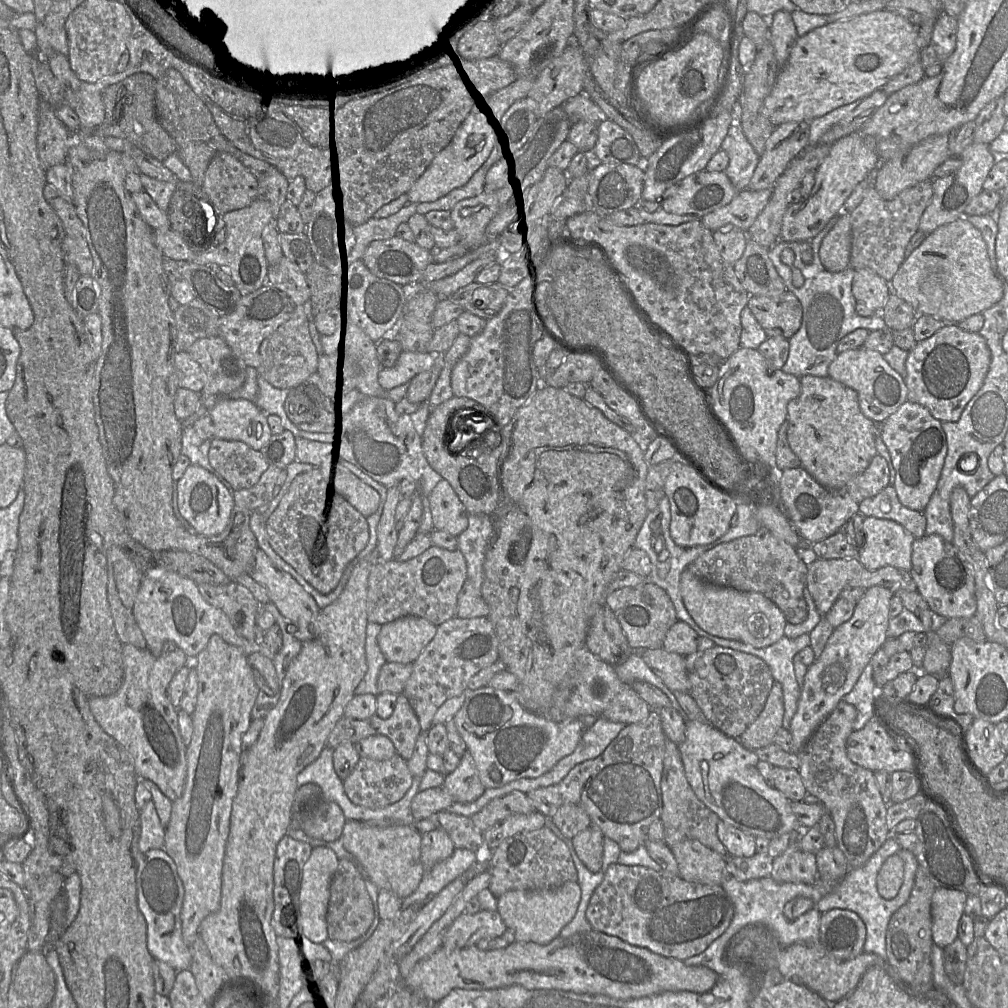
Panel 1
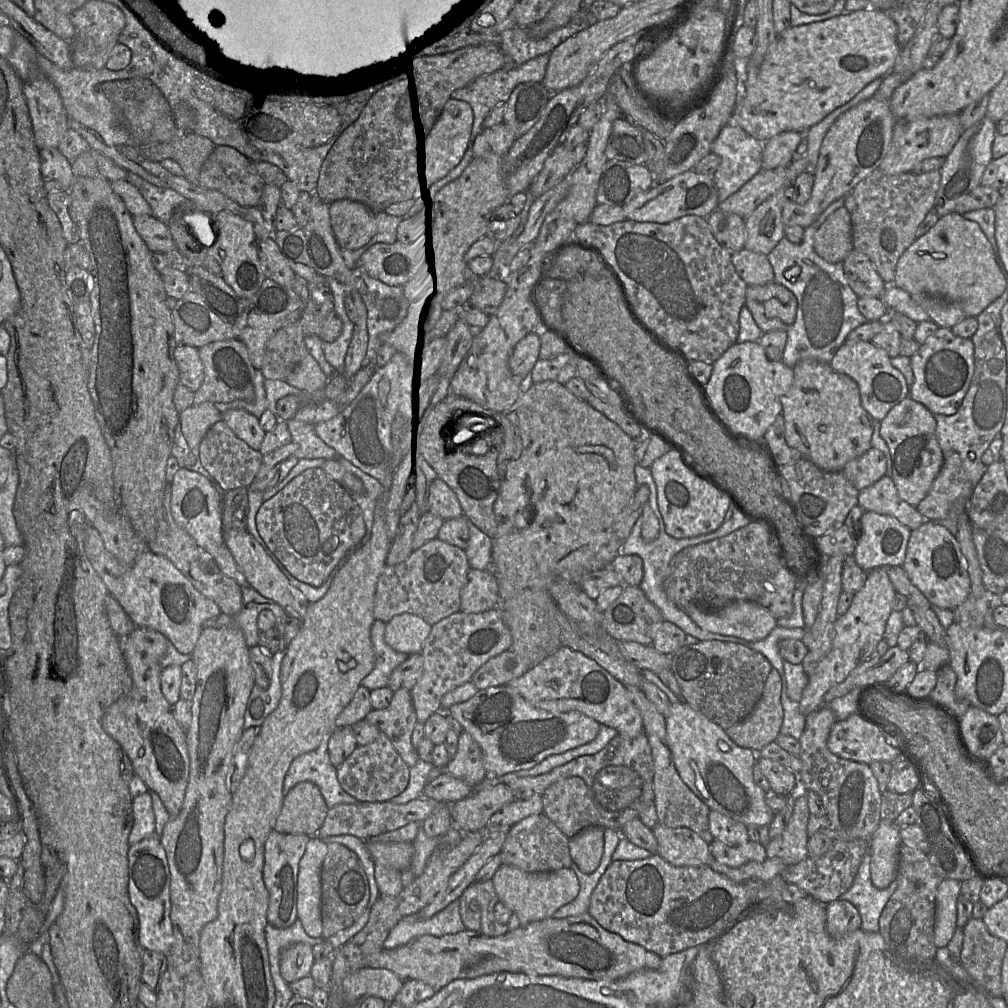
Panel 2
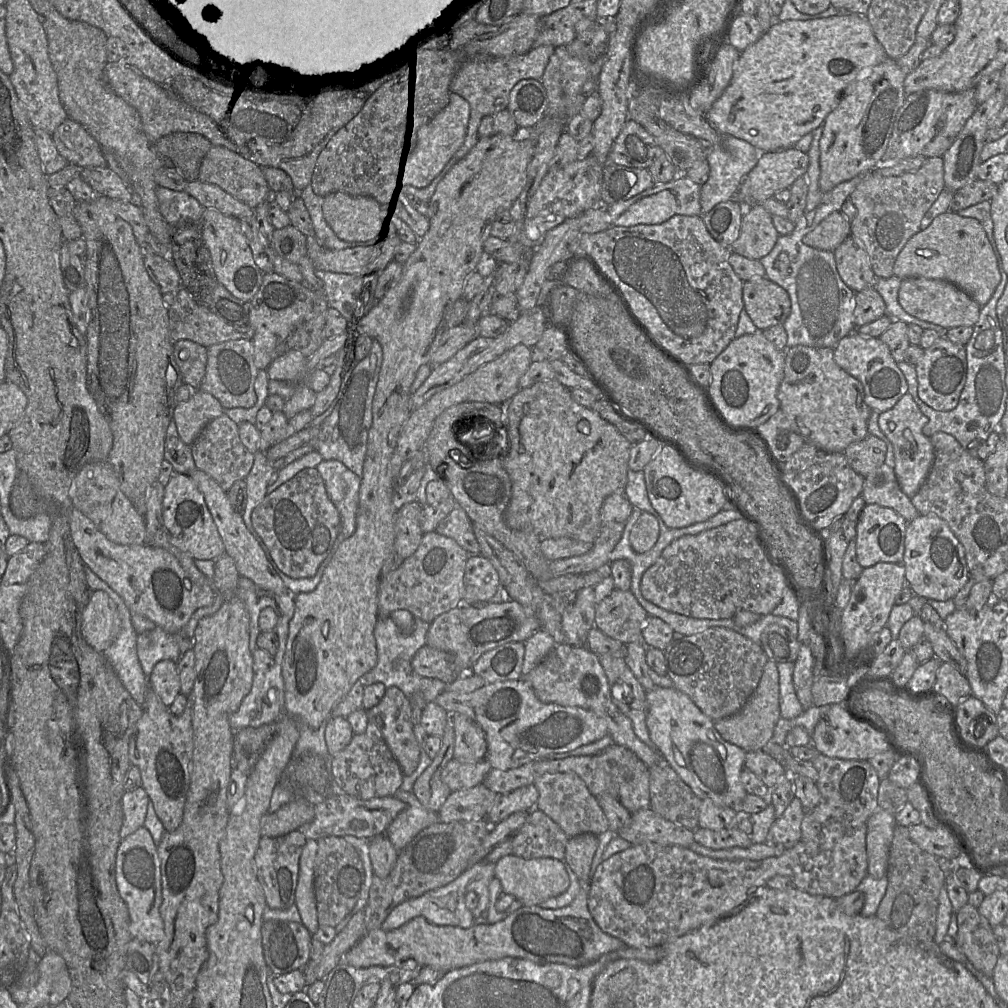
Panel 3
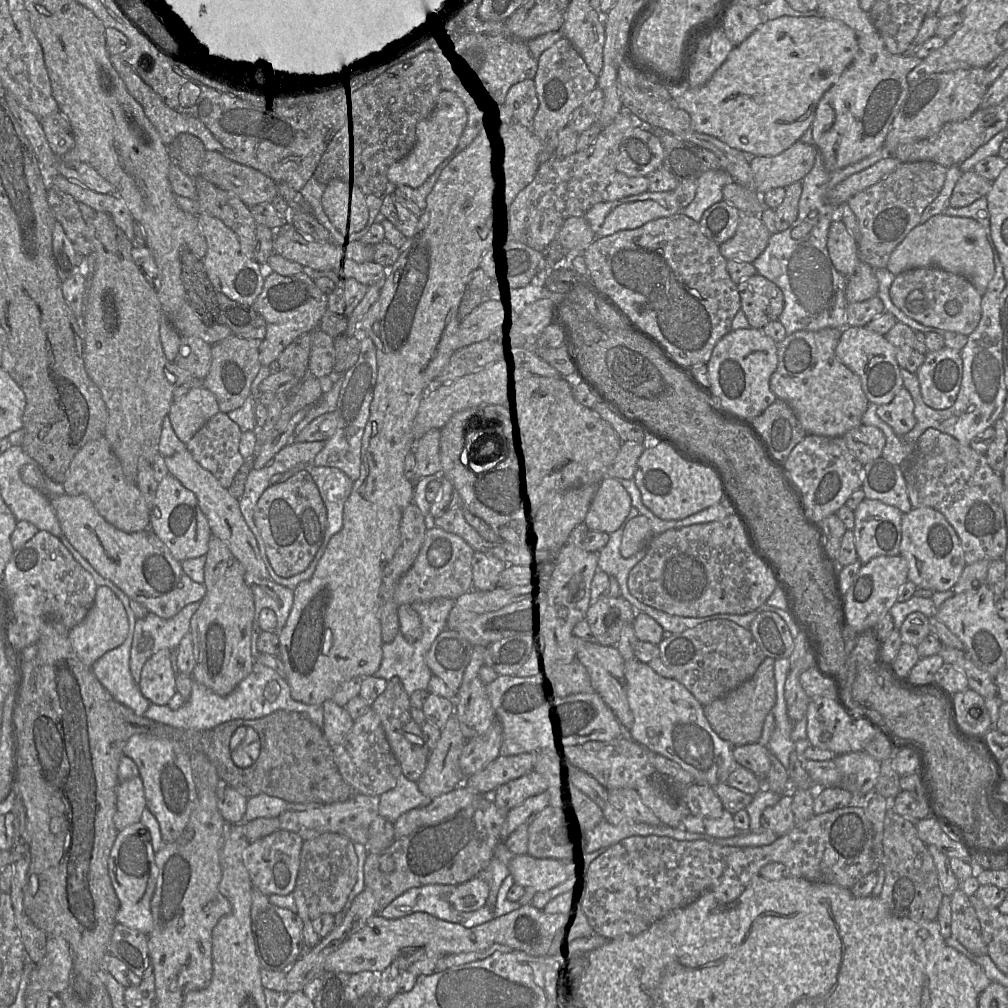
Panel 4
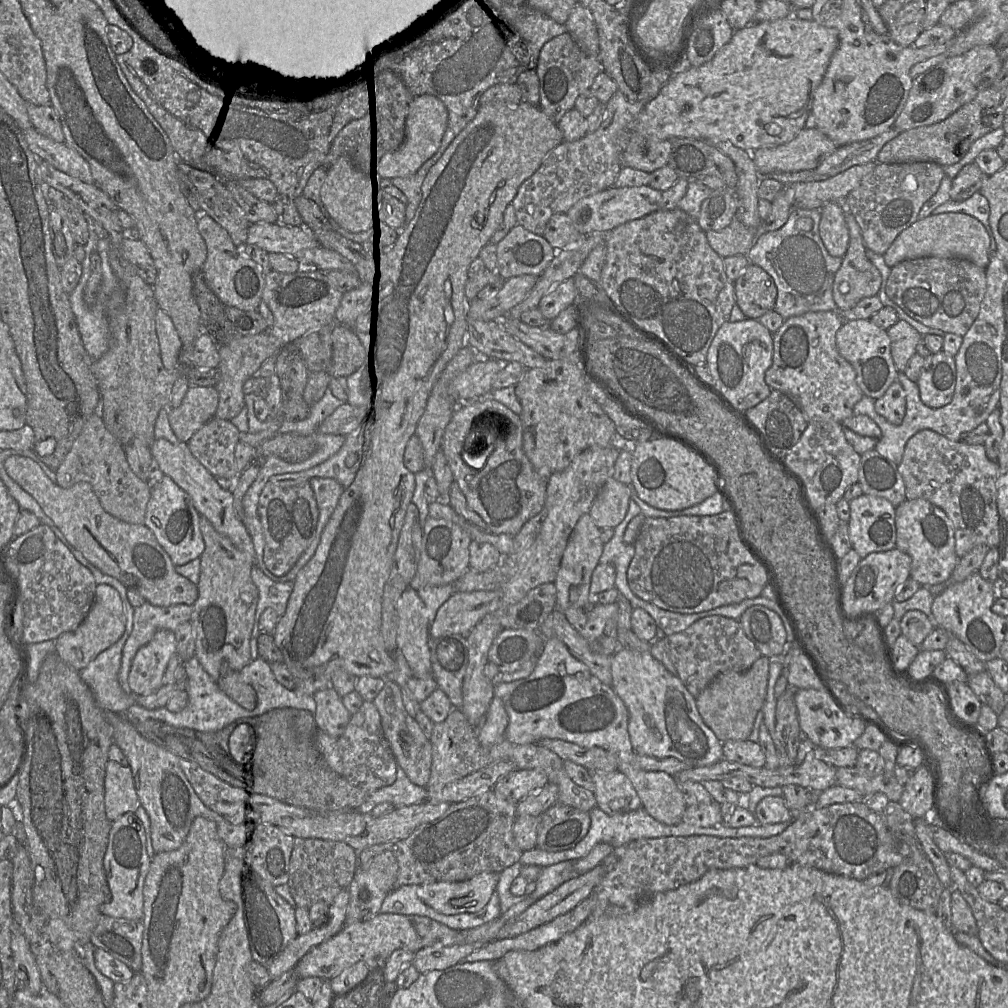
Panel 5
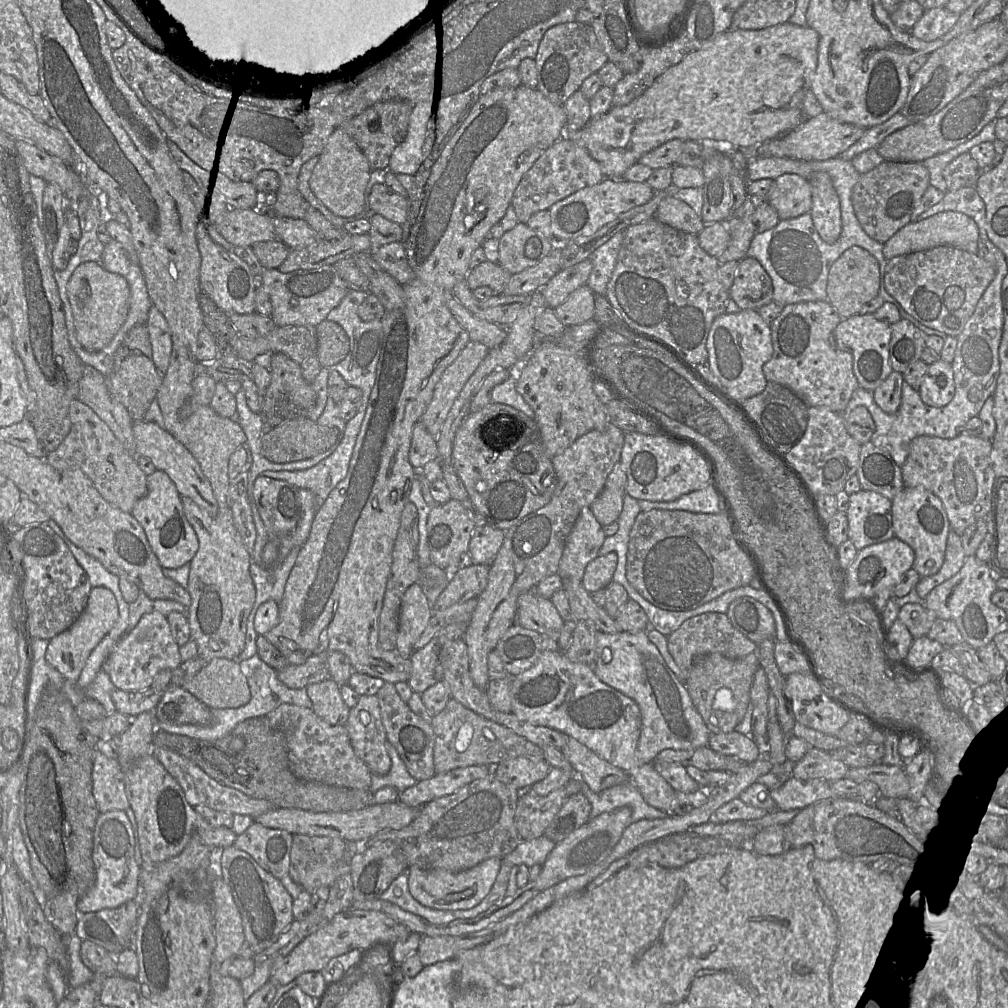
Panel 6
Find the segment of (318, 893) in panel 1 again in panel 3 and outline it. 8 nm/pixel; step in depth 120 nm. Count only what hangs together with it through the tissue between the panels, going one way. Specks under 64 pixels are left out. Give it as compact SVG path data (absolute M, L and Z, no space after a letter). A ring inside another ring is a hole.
M317 840L306 841L300 857L299 876L295 890L295 905L299 911L301 923L311 935L315 934L319 927L314 891L314 862L317 849Z

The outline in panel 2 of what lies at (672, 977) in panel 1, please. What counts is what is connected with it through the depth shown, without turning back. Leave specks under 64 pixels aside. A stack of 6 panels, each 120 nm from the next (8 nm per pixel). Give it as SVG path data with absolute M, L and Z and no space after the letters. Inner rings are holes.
M588 912L562 919L546 918L520 926L497 937L488 937L480 932L464 930L456 934L440 937L422 935L410 943L394 948L382 949L378 954L366 959L366 967L384 968L392 971L403 982L419 980L429 985L435 992L456 979L473 979L496 972L523 972L532 975L559 975L588 980L620 979L633 972L656 970L662 962L654 952L639 944L624 940L620 935L604 929Z

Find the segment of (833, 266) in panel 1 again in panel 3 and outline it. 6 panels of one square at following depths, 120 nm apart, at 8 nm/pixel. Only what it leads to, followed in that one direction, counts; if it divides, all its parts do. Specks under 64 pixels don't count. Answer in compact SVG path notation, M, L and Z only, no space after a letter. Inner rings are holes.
M840 210L825 217L803 237L803 243L812 248L834 252L849 236L851 236L851 221Z

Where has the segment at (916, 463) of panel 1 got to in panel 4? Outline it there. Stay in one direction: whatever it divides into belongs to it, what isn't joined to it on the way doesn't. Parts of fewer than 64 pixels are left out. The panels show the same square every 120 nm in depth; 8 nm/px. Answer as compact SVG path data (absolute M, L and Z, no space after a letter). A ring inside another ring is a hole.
M904 386L890 403L878 405L876 413L898 436L908 433L916 423L914 402Z

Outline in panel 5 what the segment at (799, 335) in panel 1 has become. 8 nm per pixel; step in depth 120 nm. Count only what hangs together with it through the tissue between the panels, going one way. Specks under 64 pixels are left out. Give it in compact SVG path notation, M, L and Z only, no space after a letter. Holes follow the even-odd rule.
M790 213L790 215L787 219L787 222L780 229L759 234L757 236L757 239L756 239L753 247L750 249L750 251L746 255L751 264L755 264L755 265L758 265L759 267L761 267L774 280L774 283L777 288L777 299L776 299L776 304L775 304L774 310L777 313L779 313L784 319L788 319L792 316L799 316L799 315L807 313L807 312L837 311L837 305L833 299L833 282L834 282L835 273L840 268L843 258L842 257L833 257L828 253L827 249L825 248L825 246L821 240L820 234L819 234L819 223L820 223L820 218L819 218L818 224L814 224L814 218L812 216L799 216L796 218L796 217L794 217L794 215L792 213ZM802 217L809 217L813 220L813 227L810 231L799 231L795 227L797 220Z

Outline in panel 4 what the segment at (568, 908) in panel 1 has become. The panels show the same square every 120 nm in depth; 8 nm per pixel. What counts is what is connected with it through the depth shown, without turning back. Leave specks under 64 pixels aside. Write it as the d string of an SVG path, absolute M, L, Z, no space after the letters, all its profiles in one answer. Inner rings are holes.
M527 854L516 855L509 861L508 869L514 883L523 888L533 888L535 892L550 890L558 886L561 881L560 860L556 859L539 859Z

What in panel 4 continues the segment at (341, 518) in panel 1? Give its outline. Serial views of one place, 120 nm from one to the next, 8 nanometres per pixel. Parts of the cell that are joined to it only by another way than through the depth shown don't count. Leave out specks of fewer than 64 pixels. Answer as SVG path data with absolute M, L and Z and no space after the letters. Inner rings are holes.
M301 469L287 481L269 486L255 506L254 522L277 575L289 578L306 570L324 542L328 525L325 503L309 470Z

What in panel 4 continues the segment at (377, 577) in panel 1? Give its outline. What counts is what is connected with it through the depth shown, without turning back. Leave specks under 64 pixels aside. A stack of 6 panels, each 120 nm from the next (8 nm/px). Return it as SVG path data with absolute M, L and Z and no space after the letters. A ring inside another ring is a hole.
M430 525L420 552L411 568L401 577L394 593L400 606L414 602L429 602L439 598L456 600L472 589L471 560L474 550L461 537Z

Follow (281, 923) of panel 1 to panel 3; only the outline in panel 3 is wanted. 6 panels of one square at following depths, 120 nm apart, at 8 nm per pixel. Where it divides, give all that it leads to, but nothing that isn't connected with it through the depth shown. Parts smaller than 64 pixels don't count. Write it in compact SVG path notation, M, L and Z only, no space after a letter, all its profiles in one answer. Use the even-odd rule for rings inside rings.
M298 830L280 837L261 837L254 856L257 880L264 892L267 907L286 910L295 904L300 857L306 837Z

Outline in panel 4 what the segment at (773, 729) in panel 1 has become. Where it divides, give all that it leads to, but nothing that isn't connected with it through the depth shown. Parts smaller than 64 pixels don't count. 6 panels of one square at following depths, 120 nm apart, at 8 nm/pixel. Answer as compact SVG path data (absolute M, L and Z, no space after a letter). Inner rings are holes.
M765 657L749 680L725 697L703 706L703 713L711 728L733 747L758 743L761 737L764 720L776 703L774 663L775 659Z

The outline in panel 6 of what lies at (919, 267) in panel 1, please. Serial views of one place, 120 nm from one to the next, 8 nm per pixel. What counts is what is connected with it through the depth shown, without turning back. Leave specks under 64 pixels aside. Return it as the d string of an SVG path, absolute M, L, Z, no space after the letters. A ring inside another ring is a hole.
M942 211L926 219L910 222L899 229L883 245L884 257L893 257L929 250L938 246L951 245L970 253L978 253L979 228L968 215L957 211Z

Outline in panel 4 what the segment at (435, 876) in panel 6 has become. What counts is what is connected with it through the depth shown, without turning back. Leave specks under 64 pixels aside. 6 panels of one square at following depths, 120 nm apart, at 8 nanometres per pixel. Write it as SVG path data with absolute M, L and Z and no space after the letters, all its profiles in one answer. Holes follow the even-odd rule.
M473 877L456 885L449 896L449 902L457 911L473 912L486 904L488 895L488 883L480 877Z

